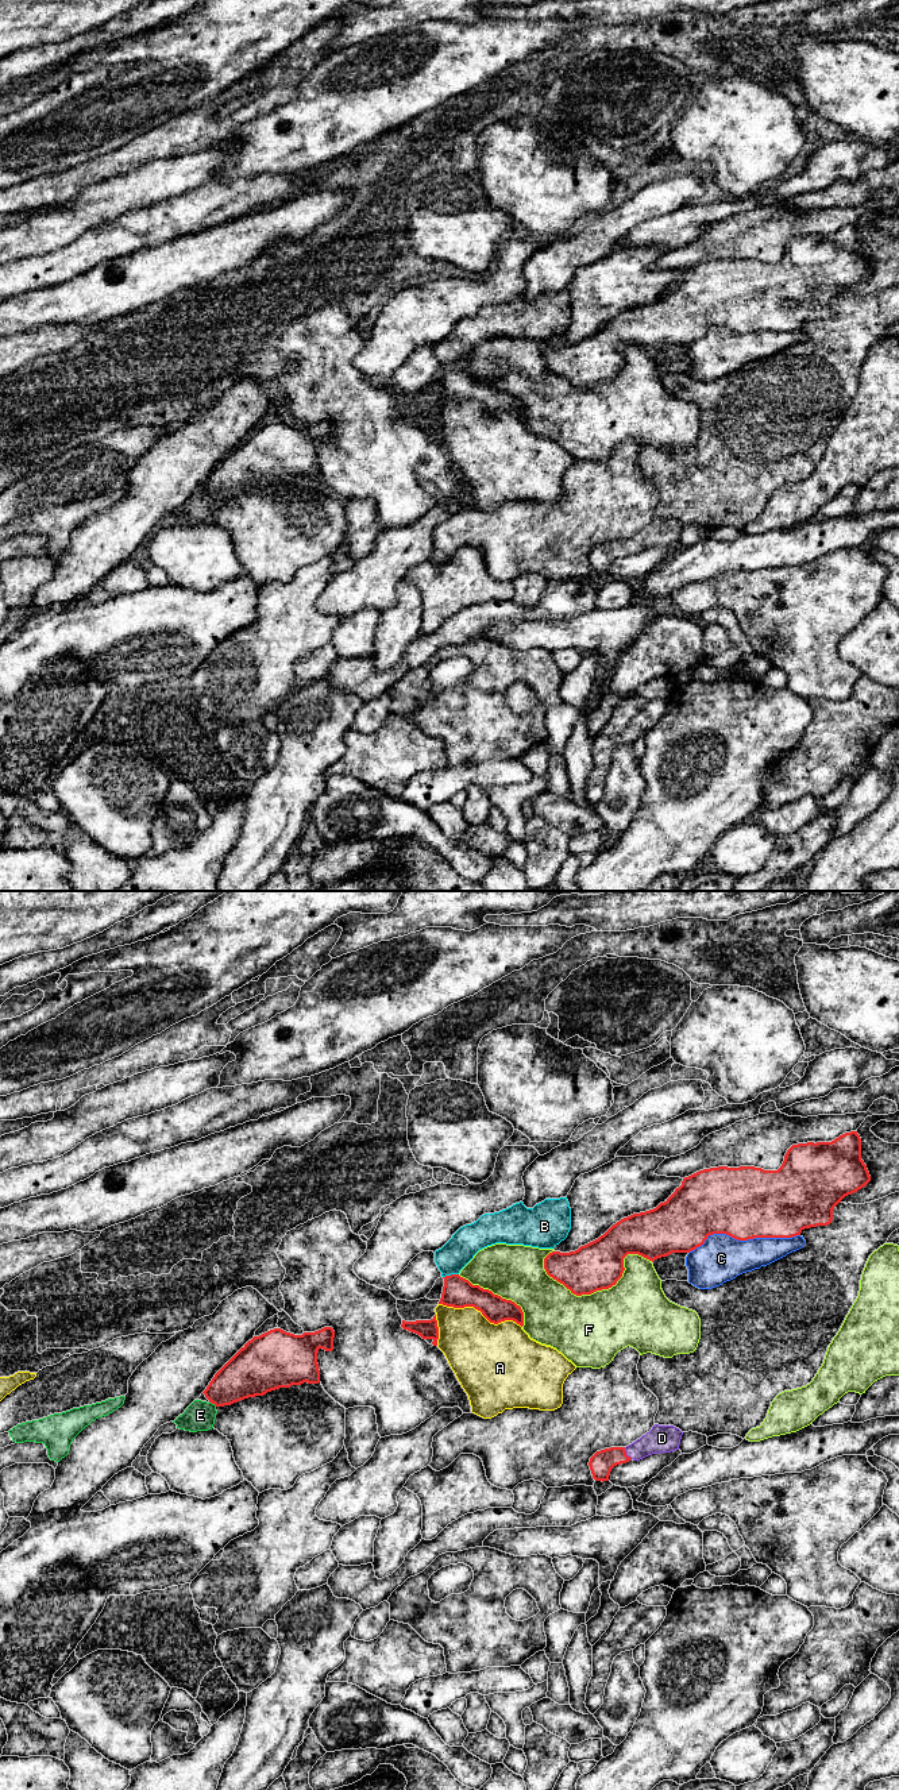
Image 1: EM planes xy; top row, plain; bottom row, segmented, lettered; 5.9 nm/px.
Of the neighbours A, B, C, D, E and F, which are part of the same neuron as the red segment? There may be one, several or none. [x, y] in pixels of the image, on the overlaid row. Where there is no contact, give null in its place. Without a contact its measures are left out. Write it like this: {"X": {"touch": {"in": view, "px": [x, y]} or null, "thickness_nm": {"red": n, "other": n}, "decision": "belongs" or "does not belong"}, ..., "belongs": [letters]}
{"A": {"touch": {"in": "xy", "px": [481, 1311]}, "thickness_nm": {"red": 190, "other": 380}, "decision": "does not belong"}, "B": {"touch": {"in": "xy", "px": [451, 1275]}, "thickness_nm": {"red": 190, "other": 180}, "decision": "does not belong"}, "C": {"touch": {"in": "xy", "px": [743, 1239]}, "thickness_nm": {"red": 420, "other": 280}, "decision": "does not belong"}, "D": {"touch": {"in": "xy", "px": [625, 1454]}, "thickness_nm": {"red": 140, "other": 160}, "decision": "belongs"}, "E": {"touch": {"in": "xy", "px": [213, 1403]}, "thickness_nm": {"red": 260, "other": 180}, "decision": "does not belong"}, "F": {"touch": {"in": "xy", "px": [605, 1288]}, "thickness_nm": {"red": 300, "other": 400}, "decision": "does not belong"}, "belongs": ["D"]}

